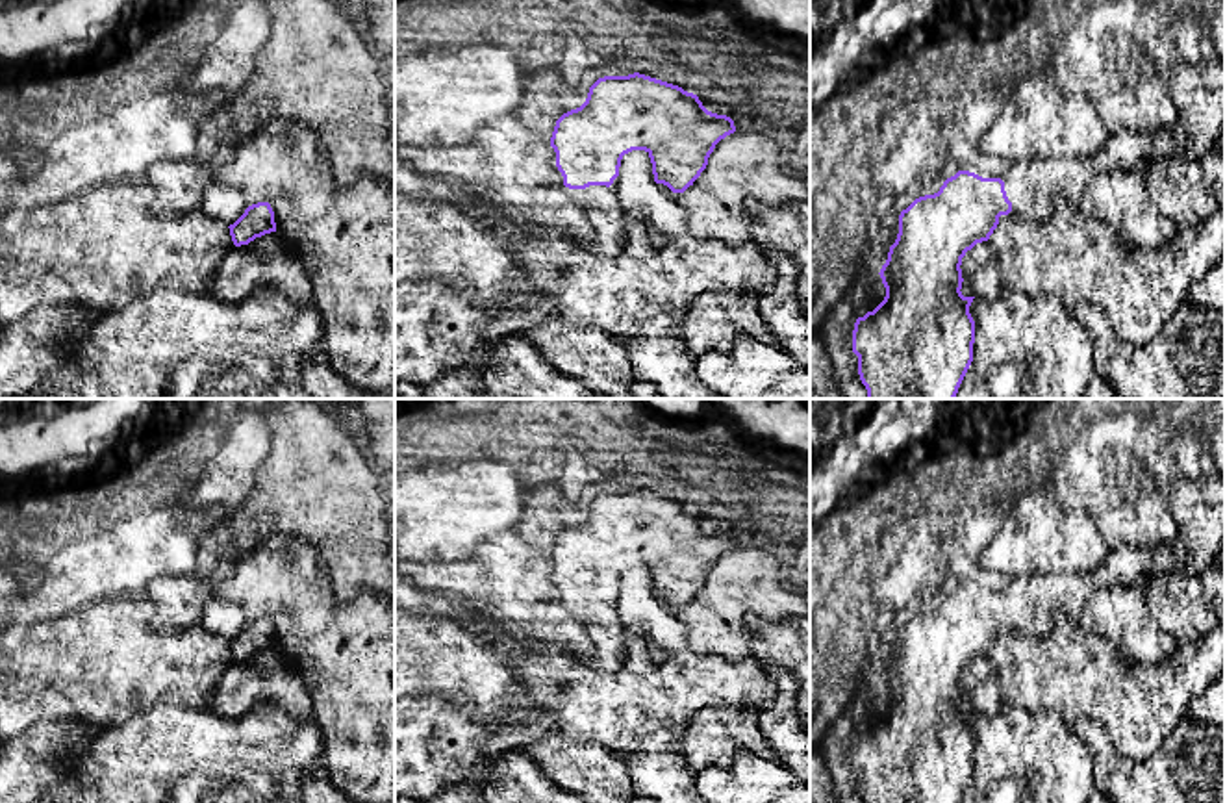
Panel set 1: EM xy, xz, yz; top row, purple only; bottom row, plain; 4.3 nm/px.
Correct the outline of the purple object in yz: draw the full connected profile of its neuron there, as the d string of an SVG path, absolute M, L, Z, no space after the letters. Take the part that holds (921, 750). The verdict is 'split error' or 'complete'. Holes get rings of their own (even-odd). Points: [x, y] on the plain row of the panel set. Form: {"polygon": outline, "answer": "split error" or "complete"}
{"polygon": "M958 586L947 593L938 608L916 614L899 631L899 649L890 662L888 675L880 684L886 703L884 716L864 733L852 746L852 768L858 771L858 790L865 803L960 803L971 777L975 758L975 736L969 721L975 712L962 710L962 673L977 658L988 656L1001 631L1012 627L1001 593L982 593L969 586Z", "answer": "complete"}

